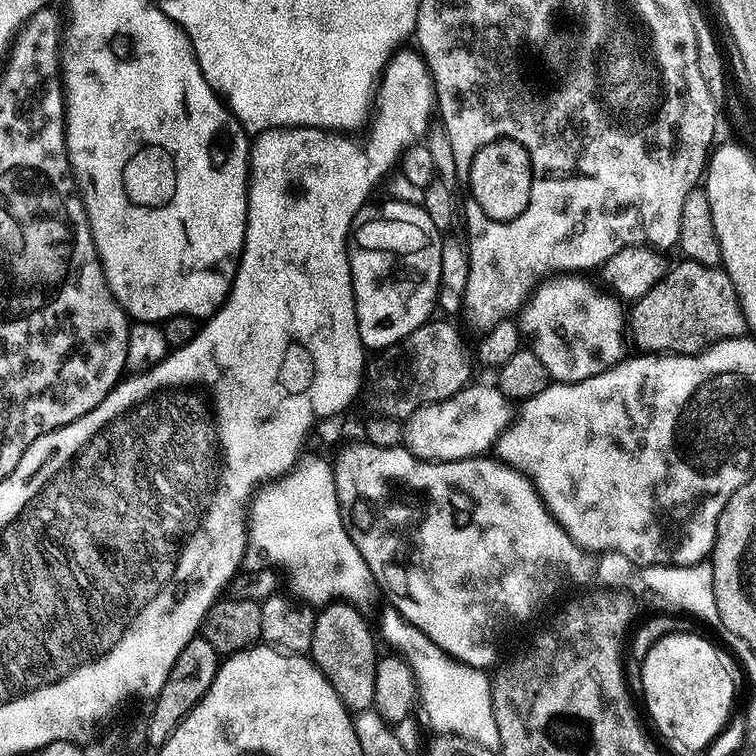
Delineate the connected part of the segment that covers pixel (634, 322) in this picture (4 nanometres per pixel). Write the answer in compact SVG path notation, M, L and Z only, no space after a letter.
M687 258L681 264L673 263L668 272L649 292L635 301L630 308L630 336L636 339L637 349L648 354L675 354L687 356L702 352L719 340L735 340L748 332L748 323L740 305L734 282L730 282L723 267L711 268Z

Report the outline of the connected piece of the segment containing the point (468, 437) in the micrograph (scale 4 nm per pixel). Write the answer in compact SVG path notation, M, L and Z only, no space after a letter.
M469 383L461 392L445 400L413 407L412 413L402 420L403 447L420 460L433 462L485 455L510 423L510 401L491 383L476 383Z

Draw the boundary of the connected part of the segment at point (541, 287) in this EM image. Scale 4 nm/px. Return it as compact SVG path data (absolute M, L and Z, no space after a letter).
M556 274L541 279L518 313L520 335L527 347L542 358L549 377L562 384L594 378L594 374L602 374L626 356L625 305L615 295L599 292L584 276Z

